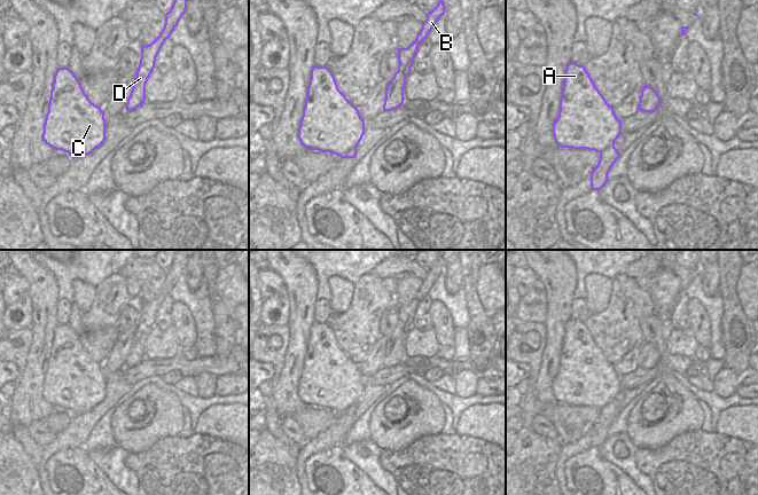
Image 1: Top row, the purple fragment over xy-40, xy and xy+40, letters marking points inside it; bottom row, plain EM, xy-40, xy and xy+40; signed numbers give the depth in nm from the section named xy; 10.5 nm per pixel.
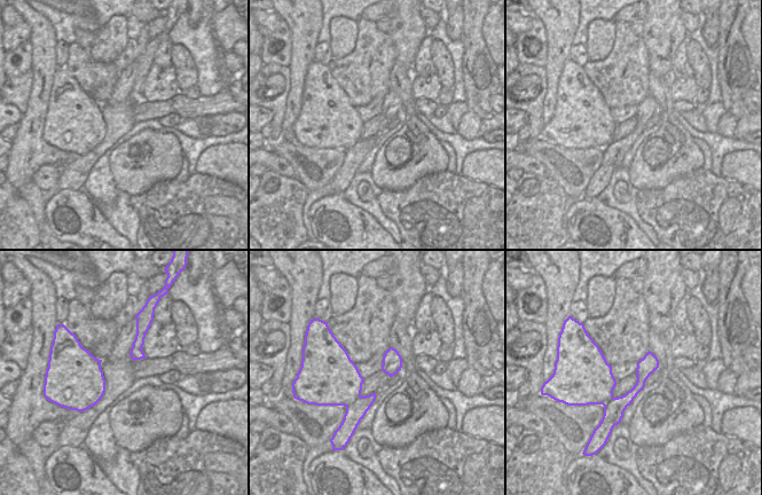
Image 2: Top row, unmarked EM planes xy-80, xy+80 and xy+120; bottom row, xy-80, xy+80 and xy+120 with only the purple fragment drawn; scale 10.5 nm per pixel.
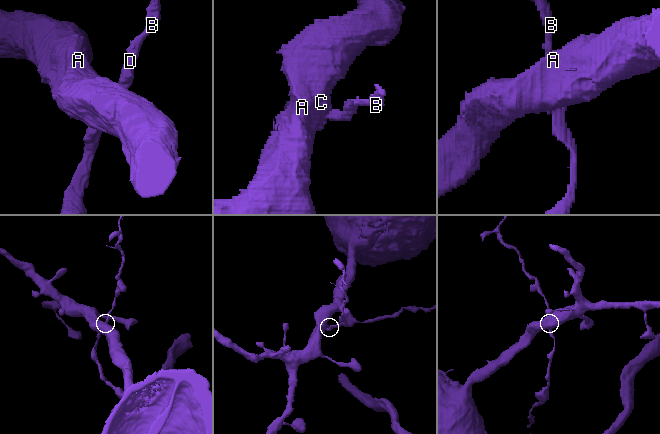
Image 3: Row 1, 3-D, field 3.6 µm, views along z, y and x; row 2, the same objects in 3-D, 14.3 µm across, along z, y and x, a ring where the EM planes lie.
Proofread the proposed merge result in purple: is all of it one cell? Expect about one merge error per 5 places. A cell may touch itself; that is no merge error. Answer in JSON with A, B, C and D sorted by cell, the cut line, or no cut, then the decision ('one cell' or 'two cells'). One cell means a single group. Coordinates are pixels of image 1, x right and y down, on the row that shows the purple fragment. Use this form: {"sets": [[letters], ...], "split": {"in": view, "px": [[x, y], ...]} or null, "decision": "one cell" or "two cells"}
{"sets": [["A", "B", "C", "D"]], "split": null, "decision": "one cell"}

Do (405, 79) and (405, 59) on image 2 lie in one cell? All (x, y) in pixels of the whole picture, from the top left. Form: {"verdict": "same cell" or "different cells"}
{"verdict": "different cells"}

